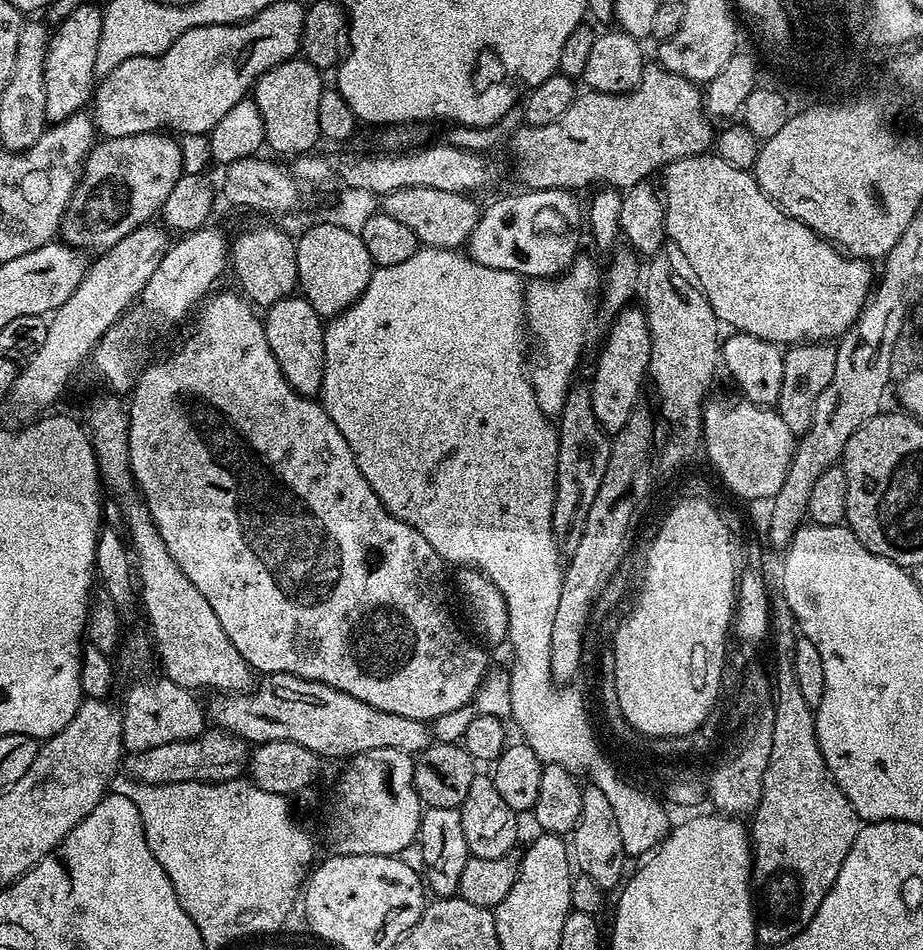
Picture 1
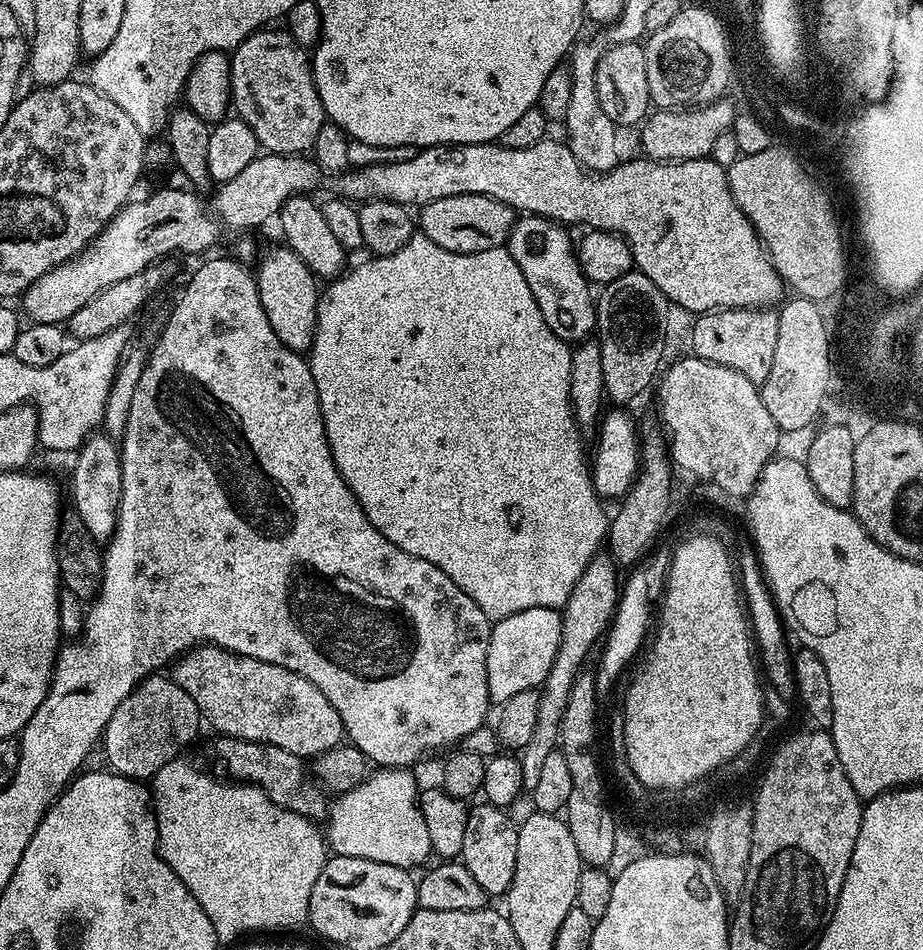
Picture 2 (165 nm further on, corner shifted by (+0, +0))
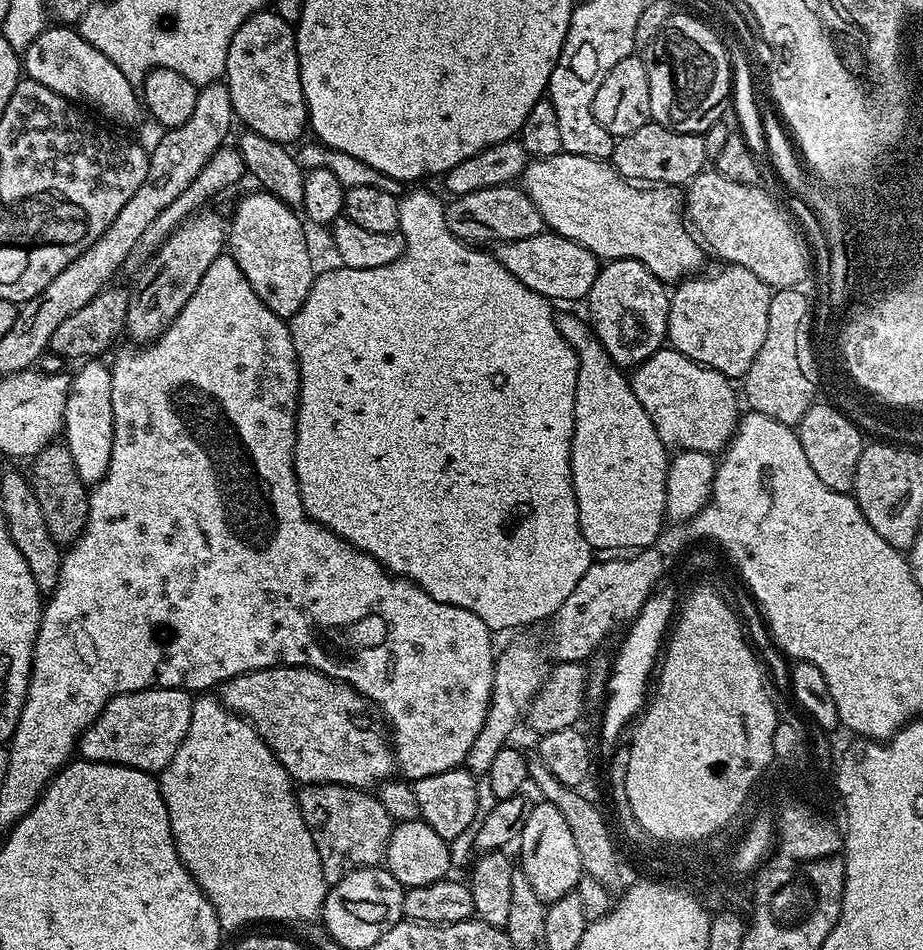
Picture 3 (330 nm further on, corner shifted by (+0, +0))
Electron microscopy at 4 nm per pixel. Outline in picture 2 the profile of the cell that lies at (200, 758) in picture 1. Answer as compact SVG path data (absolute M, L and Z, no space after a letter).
M217 735L212 744L212 756L216 764L225 772L225 777L236 782L255 784L263 788L275 804L297 812L313 822L327 821L330 796L327 791L310 775L305 761L301 757L290 754L290 750L282 750L282 746L259 744L249 740L239 740L233 736Z

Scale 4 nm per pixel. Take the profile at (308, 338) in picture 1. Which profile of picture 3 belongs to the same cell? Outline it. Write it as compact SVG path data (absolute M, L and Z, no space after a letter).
M255 191L237 202L232 225L229 223L226 228L226 244L242 274L246 274L246 282L254 286L254 294L258 294L274 314L291 318L302 310L302 302L306 302L306 294L310 294L310 286L317 277L306 250L305 221L295 207L274 198L274 194Z

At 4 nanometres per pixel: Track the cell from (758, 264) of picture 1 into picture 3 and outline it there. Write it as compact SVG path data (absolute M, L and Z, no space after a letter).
M563 150L553 156L529 159L522 177L522 187L530 202L538 206L538 212L551 231L578 241L601 261L637 260L665 282L679 282L705 267L705 249L686 223L686 200L679 187L670 184L641 186L625 180L608 160Z

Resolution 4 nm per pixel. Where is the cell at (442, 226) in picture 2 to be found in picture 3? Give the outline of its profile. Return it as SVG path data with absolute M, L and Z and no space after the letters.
M499 184L493 188L474 190L465 196L458 196L447 201L444 217L446 226L463 240L473 246L495 246L508 240L534 238L534 234L545 231L546 225L538 206L530 202L523 187L512 184Z

